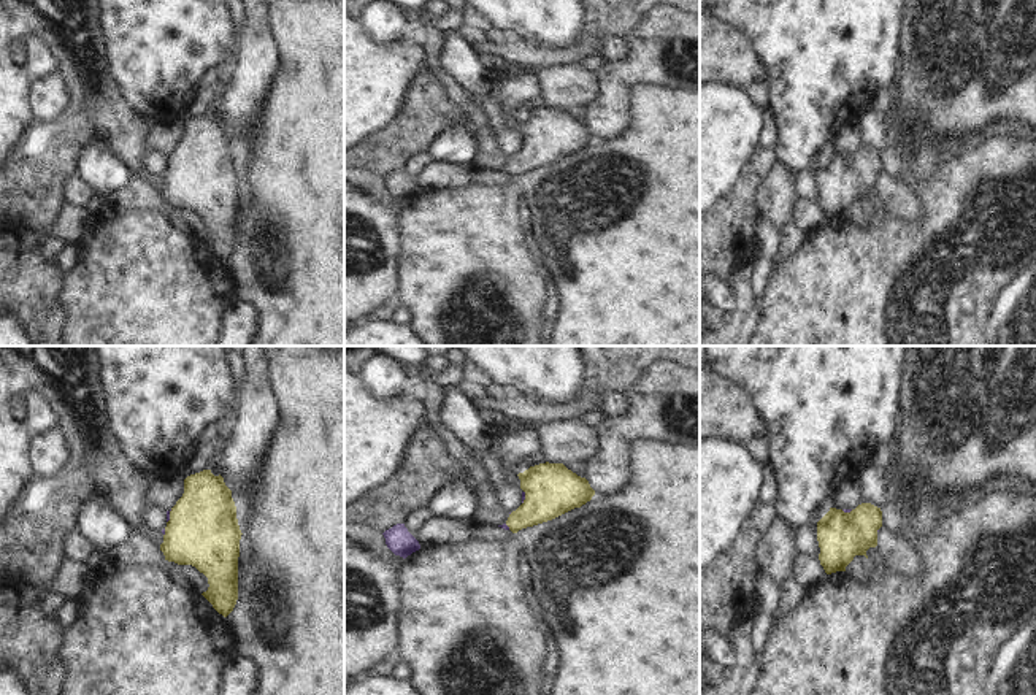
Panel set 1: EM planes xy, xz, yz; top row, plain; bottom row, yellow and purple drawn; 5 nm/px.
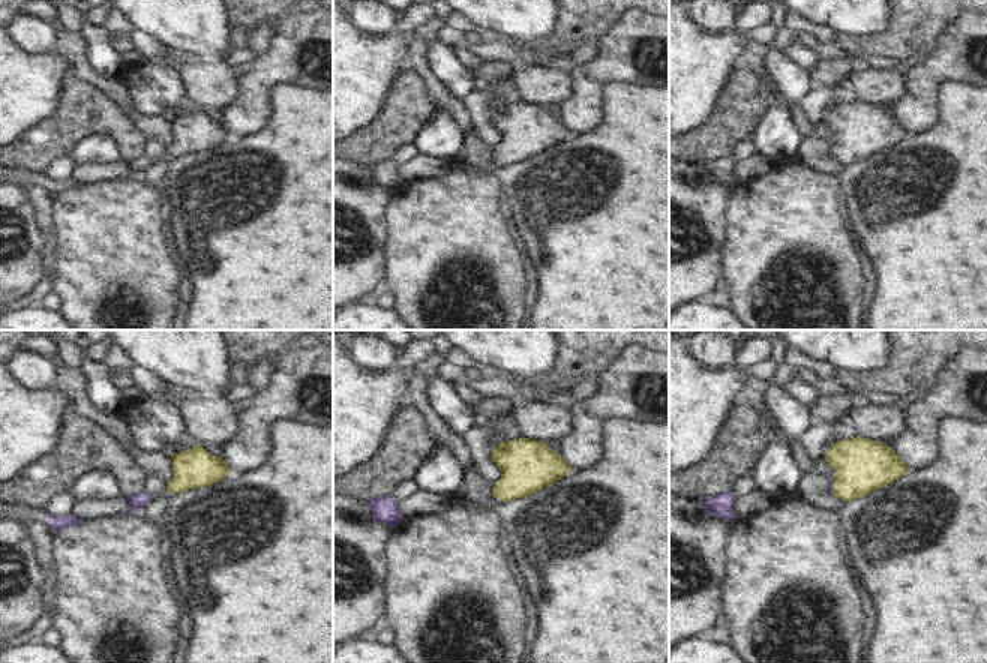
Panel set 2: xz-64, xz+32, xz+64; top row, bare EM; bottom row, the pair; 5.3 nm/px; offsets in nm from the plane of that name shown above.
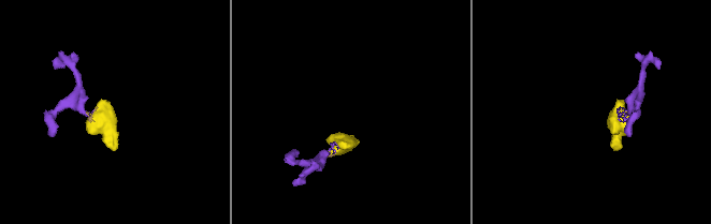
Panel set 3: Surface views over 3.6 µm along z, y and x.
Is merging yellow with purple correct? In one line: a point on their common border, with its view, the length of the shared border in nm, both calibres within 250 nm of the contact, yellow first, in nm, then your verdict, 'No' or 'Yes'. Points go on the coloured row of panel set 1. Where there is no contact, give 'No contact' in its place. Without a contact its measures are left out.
Touches yellow at xy (170, 516). Shared border 80 nm. Thickness 360 nm (yellow) against 20 nm. Yes

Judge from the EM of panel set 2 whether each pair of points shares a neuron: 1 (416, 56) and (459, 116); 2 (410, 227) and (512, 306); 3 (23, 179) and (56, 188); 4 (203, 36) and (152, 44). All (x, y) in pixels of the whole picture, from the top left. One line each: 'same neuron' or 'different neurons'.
1: same neuron
2: same neuron
3: same neuron
4: different neurons

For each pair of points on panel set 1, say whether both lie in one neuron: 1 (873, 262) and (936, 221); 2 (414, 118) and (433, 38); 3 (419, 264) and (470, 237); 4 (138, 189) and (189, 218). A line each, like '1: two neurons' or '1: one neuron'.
1: one neuron
2: two neurons
3: one neuron
4: one neuron

